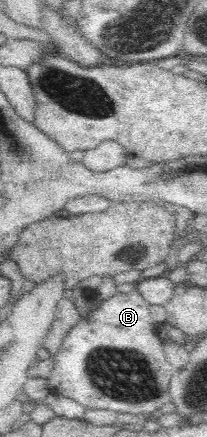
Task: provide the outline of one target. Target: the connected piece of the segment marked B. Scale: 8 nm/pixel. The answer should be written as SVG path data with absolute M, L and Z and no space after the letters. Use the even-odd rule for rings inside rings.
M136 290L126 294L118 292L92 310L93 312L87 318L80 319L67 333L61 350L52 356L55 366L48 378L50 392L72 398L86 409L125 412L125 404L119 404L117 400L109 400L107 394L93 380L89 380L87 360L91 360L93 352L131 350L131 352L139 352L143 356L143 360L147 362L147 366L157 382L159 394L169 398L167 388L169 388L171 377L177 370L171 366L163 354L163 342L157 336L156 324L151 318L149 306L150 304ZM101 402L105 402L105 404L101 404Z

